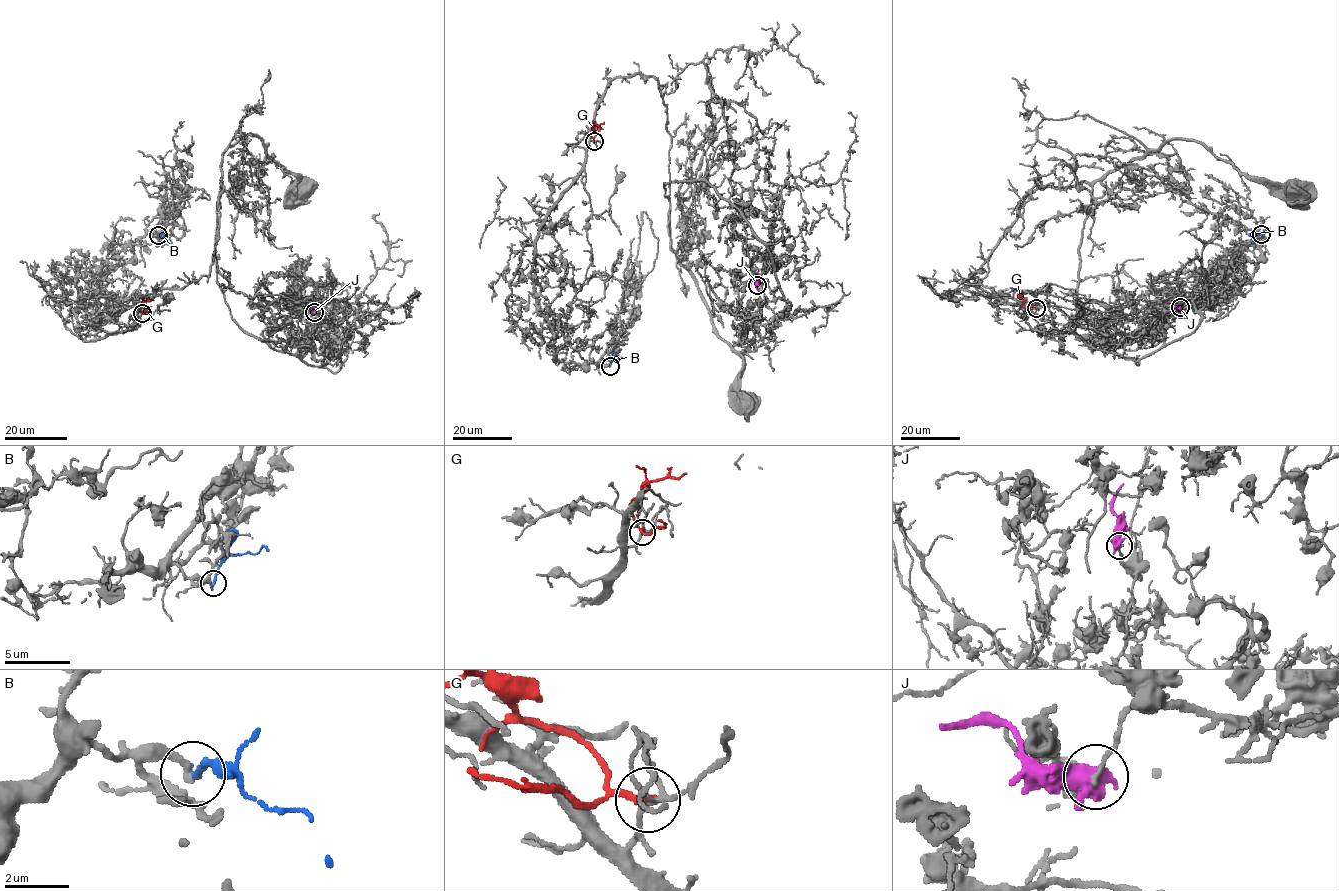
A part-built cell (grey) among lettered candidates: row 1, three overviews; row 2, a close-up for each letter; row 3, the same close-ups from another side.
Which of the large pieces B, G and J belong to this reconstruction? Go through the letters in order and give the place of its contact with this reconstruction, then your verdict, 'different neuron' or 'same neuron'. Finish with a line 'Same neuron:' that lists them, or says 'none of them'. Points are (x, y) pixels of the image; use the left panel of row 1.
B: contact (158, 235); different neuron
G: contact (142, 313); different neuron
J: contact (314, 312); different neuron
Same neuron: none of them

